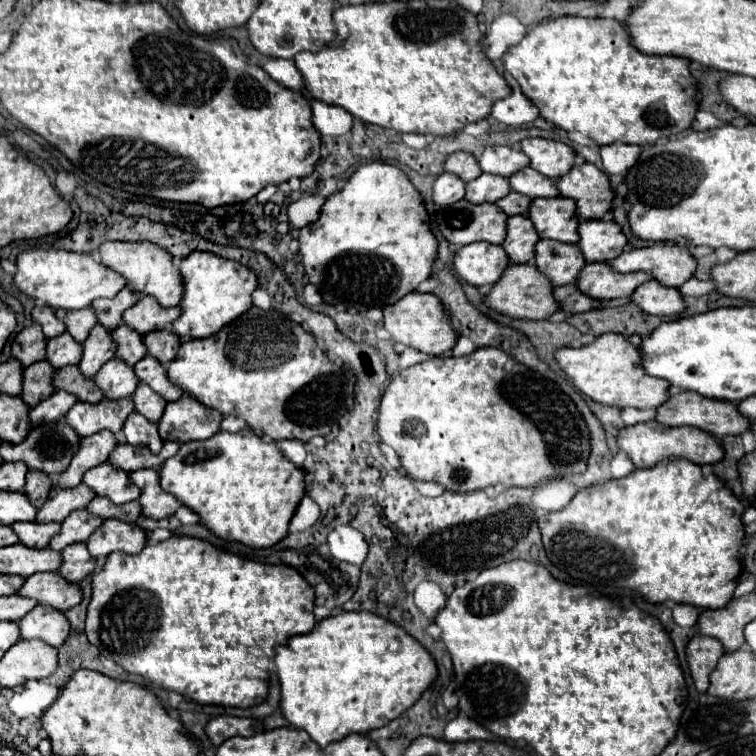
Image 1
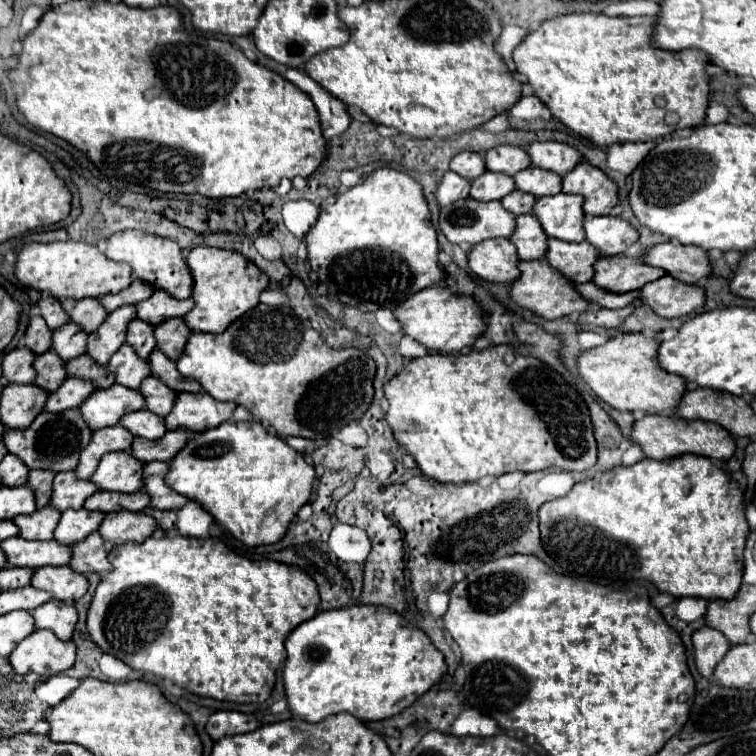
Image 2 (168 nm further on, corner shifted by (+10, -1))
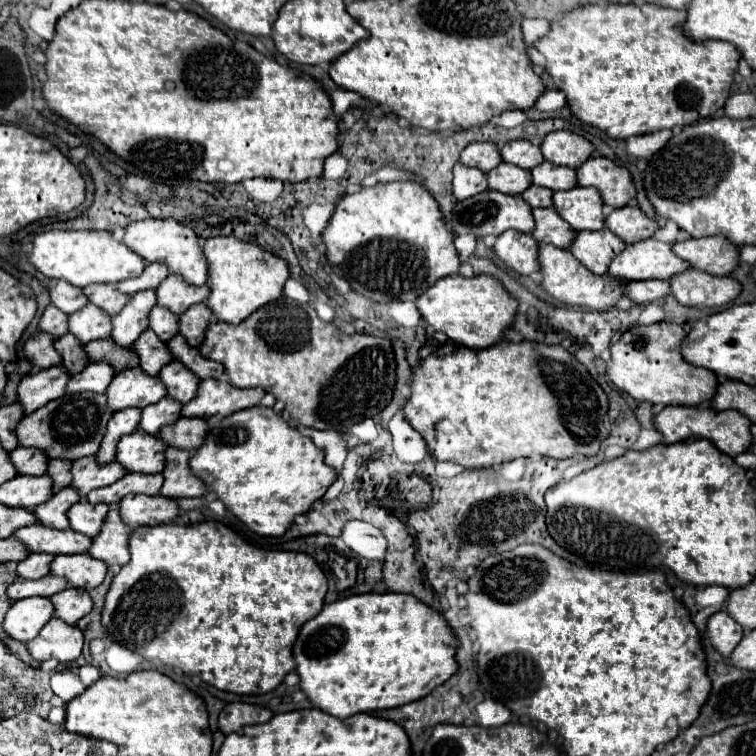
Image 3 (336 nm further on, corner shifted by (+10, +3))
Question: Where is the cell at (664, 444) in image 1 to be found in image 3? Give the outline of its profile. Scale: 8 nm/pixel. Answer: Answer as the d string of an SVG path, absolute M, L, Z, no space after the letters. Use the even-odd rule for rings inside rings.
M664 407L658 415L654 415L654 427L662 435L664 445L700 437L712 441L722 453L730 457L744 453L752 443L750 421L738 411L714 411L710 407Z

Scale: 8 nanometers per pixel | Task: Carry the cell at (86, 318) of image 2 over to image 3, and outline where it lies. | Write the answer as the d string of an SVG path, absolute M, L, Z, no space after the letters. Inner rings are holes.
M88 285L82 291L90 303L94 303L110 317L114 317L130 299L130 297L124 297L122 293L116 293L114 285Z

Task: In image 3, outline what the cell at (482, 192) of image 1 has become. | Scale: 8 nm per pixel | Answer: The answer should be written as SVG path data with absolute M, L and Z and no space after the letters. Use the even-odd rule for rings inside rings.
M500 163L496 169L488 171L486 175L488 175L488 189L500 191L506 195L520 195L532 183L532 177L528 177L528 171L508 163Z

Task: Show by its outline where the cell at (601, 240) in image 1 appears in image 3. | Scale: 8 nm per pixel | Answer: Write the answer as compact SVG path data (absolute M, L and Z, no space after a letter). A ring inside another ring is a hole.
M620 207L606 215L606 227L624 243L636 243L652 237L658 229L654 219L648 219L638 207Z

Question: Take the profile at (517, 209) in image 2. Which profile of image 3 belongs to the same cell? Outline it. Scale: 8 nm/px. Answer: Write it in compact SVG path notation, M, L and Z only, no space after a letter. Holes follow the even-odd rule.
M530 185L520 197L534 209L534 207L552 207L552 191L540 189L538 185Z

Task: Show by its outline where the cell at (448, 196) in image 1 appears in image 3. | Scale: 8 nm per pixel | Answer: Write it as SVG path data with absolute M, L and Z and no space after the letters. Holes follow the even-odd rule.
M456 163L454 165L454 185L452 185L452 191L454 191L454 197L460 201L460 199L468 199L476 193L482 193L488 189L488 183L486 183L486 173L482 173L480 169L472 169L472 167L466 167L466 165L460 165Z

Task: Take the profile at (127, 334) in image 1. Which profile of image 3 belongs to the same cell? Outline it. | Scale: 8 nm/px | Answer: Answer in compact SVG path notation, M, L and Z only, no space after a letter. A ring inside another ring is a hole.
M152 307L148 315L148 329L152 329L164 343L168 343L178 331L176 331L176 315L168 313L164 307Z

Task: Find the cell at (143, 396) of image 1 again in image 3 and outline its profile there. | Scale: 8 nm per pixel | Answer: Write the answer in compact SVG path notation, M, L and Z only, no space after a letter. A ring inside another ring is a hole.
M170 361L168 365L164 365L158 373L158 379L166 387L166 397L182 405L196 395L196 385L200 383L196 381L196 377L192 377L192 373L188 373L188 369L184 369L182 365L176 365L176 361Z

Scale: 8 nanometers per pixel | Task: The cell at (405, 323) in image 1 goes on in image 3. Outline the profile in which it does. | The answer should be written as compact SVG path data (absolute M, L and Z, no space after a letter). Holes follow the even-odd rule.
M450 275L438 279L416 299L416 307L426 325L430 325L434 331L446 333L452 343L470 349L482 349L490 343L502 341L502 335L508 325L512 325L512 317L516 313L516 301L504 293L500 281L488 275L468 279L462 275Z

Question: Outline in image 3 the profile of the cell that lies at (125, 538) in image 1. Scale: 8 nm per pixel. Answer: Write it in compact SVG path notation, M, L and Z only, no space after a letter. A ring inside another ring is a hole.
M128 495L120 501L120 517L128 527L172 523L178 517L178 505L160 495Z

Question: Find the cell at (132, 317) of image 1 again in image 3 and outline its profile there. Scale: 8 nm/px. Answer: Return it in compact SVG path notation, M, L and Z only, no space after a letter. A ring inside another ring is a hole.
M172 273L156 289L156 305L166 307L174 315L180 315L190 305L202 303L204 297L208 297L206 285L202 287L188 285L186 281L182 281L182 277L176 277Z

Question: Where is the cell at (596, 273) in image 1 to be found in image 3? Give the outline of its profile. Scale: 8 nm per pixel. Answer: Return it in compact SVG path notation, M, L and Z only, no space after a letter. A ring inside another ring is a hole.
M650 237L640 243L626 245L626 249L612 259L608 273L626 281L646 281L650 277L640 275L676 275L688 267L690 265L686 261L680 261L672 253L670 243Z

